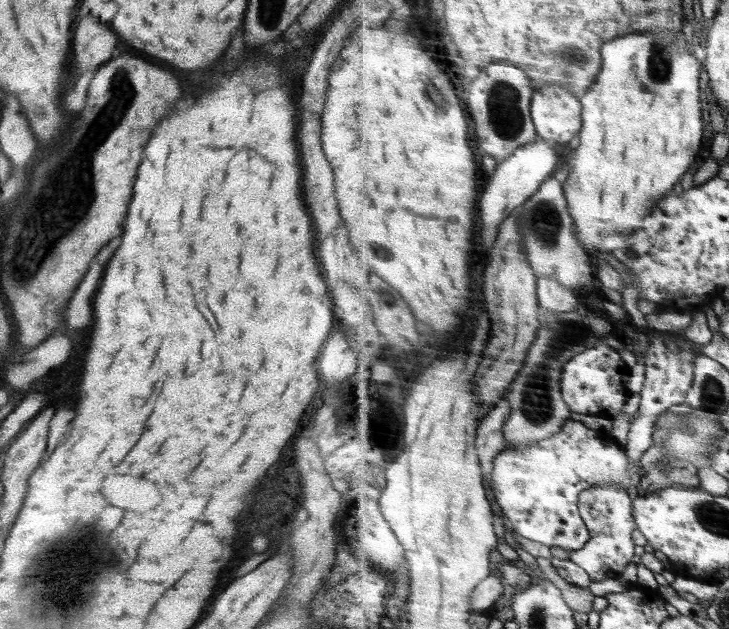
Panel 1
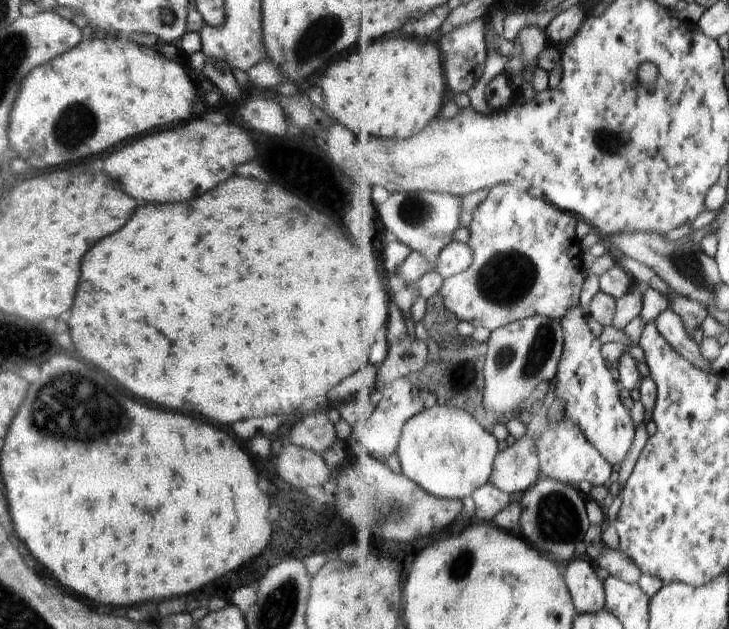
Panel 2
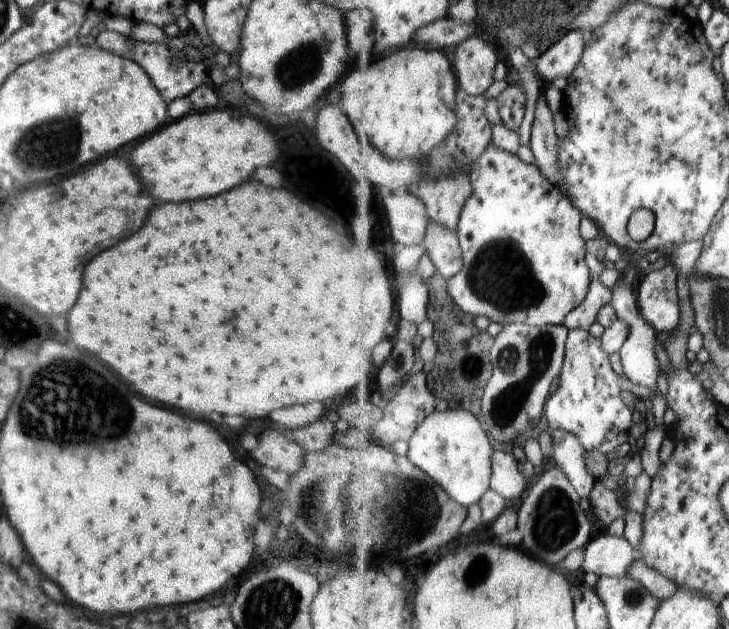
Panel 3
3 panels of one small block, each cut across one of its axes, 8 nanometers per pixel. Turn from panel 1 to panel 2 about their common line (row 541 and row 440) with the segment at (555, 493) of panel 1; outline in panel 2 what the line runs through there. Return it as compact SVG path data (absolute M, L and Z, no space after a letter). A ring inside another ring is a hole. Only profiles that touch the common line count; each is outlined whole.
M564 418L558 426L548 427L548 430L542 434L542 438L538 440L538 452L542 460L542 475L554 480L562 480L566 484L577 486L584 480L588 480L594 487L607 486L614 474L613 464L608 462L607 457L596 448L595 444L592 444L591 440L588 440L587 432L572 420Z

